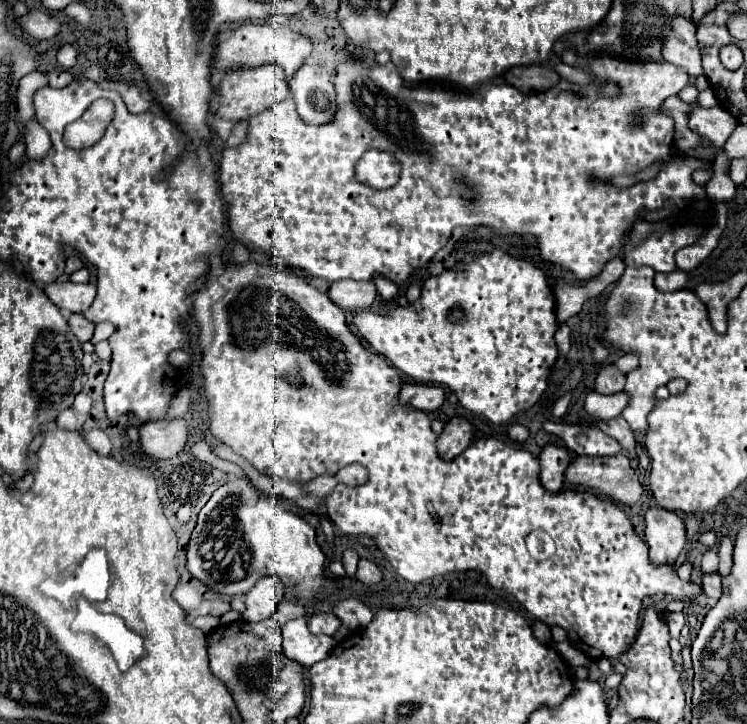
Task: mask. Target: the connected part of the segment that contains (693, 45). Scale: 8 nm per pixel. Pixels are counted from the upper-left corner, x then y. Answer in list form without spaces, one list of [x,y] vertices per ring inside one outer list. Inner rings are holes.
[[[677,17],[673,21],[673,31],[665,37],[663,43],[663,59],[681,67],[693,77],[703,75],[701,67],[701,53],[695,39],[695,25],[691,21],[683,21],[683,17]]]

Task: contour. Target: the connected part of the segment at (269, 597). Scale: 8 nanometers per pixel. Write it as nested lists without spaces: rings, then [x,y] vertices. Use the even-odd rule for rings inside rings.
[[[263,577],[255,583],[255,587],[245,595],[247,611],[243,613],[245,621],[263,621],[273,615],[277,605],[285,595],[285,587],[277,577]]]

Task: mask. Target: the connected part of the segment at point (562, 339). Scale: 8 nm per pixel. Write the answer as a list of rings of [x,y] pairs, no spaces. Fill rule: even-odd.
[[[566,323],[560,324],[559,329],[554,336],[560,355],[565,356],[570,350],[570,334],[570,327]]]

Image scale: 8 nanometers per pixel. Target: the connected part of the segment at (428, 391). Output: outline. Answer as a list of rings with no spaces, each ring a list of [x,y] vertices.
[[[405,383],[401,387],[401,401],[409,403],[419,411],[435,411],[445,401],[445,391],[439,385],[419,385]]]

